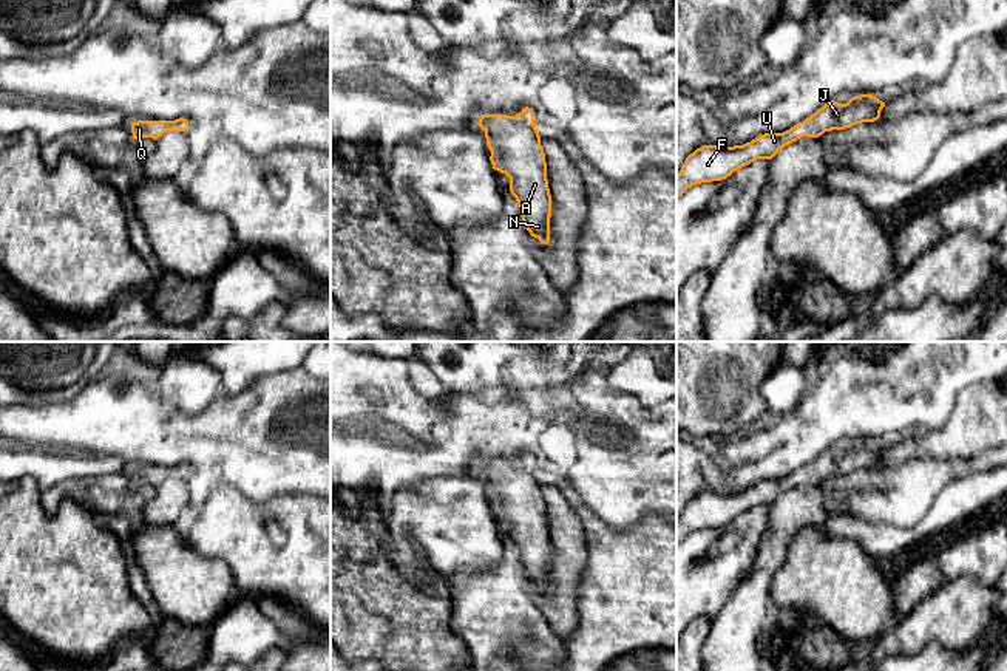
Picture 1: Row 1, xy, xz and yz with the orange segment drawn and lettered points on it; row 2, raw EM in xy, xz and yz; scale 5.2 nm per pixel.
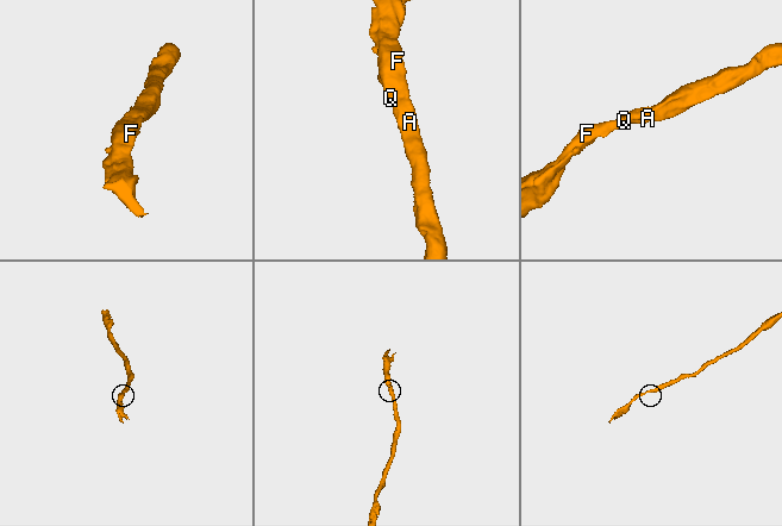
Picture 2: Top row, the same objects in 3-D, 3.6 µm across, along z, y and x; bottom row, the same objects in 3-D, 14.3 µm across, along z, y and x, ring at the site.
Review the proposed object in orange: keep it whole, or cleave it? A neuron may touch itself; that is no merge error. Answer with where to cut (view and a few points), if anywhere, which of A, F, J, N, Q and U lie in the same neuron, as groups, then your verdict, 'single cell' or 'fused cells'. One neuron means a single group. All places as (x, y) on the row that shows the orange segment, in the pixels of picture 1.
cut none; groups A F J N Q U; single cell

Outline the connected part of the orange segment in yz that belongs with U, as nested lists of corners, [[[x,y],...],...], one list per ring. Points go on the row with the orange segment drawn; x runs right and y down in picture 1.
[[[873,94],[854,96],[846,104],[831,100],[783,133],[765,133],[734,147],[703,145],[686,158],[676,175],[676,198],[692,186],[726,179],[757,159],[772,159],[780,148],[803,136],[819,138],[825,131],[874,122],[880,118],[883,107],[885,102]]]

